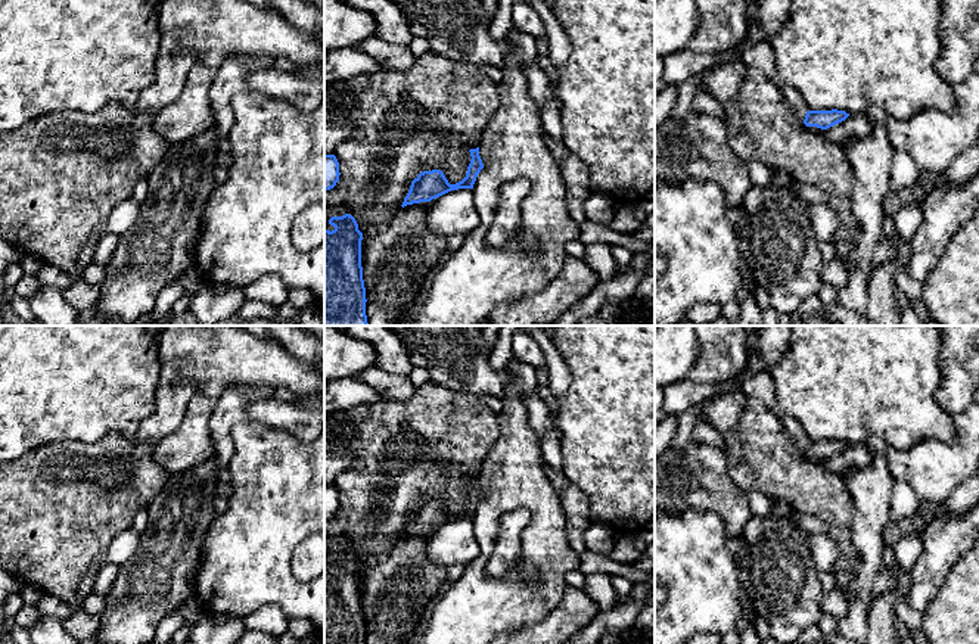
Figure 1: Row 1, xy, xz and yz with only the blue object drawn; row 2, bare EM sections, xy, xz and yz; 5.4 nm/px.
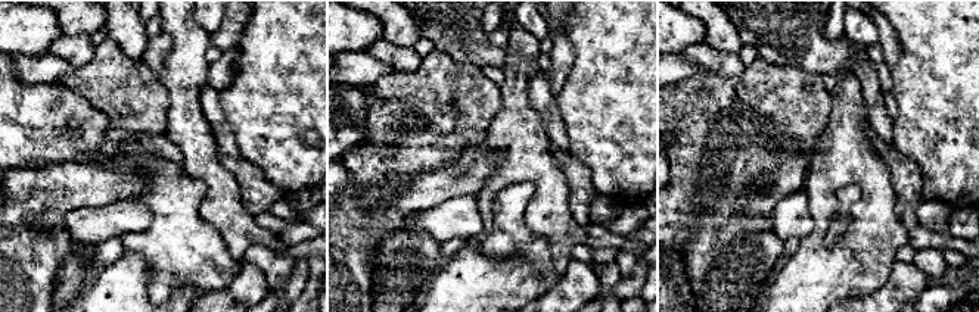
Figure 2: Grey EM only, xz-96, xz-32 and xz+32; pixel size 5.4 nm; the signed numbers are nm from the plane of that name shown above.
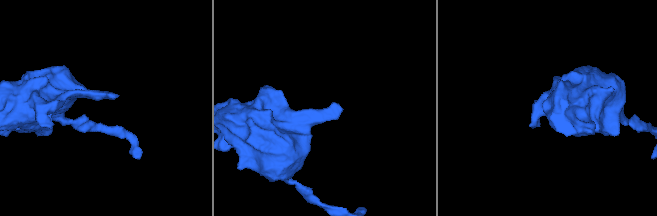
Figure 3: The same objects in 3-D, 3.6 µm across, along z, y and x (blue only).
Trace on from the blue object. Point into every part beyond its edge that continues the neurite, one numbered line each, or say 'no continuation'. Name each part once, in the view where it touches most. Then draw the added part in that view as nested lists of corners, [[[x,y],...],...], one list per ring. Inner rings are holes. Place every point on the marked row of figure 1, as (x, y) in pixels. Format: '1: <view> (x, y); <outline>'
1: yz (793, 99); [[[783,87],[780,91],[783,93],[784,102],[790,111],[796,115],[798,119],[804,121],[809,109],[802,94],[793,87]]]

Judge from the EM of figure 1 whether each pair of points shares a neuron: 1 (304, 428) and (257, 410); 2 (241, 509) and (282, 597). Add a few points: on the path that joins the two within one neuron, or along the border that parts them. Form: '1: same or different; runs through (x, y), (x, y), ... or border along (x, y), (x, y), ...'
1: same; runs through (292, 417), (269, 411)
2: same; runs through (252, 531), (252, 565), (263, 575)

